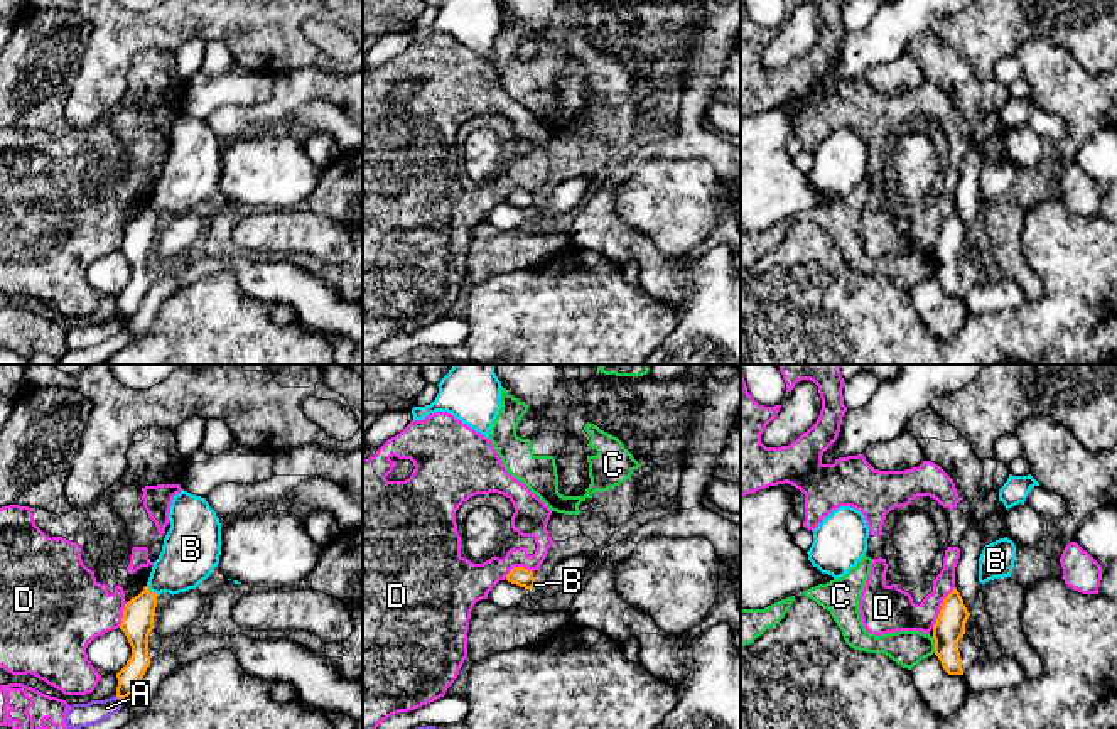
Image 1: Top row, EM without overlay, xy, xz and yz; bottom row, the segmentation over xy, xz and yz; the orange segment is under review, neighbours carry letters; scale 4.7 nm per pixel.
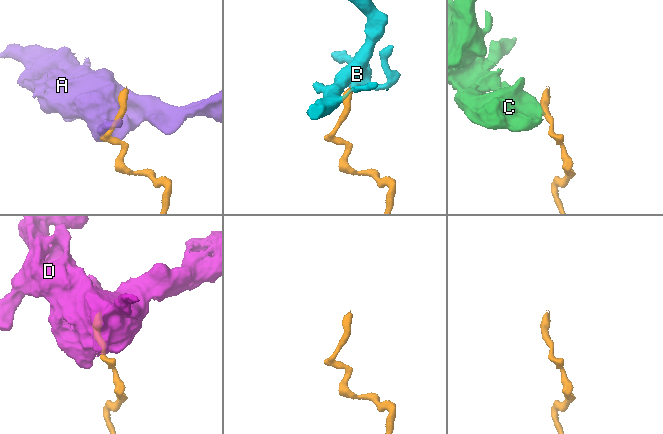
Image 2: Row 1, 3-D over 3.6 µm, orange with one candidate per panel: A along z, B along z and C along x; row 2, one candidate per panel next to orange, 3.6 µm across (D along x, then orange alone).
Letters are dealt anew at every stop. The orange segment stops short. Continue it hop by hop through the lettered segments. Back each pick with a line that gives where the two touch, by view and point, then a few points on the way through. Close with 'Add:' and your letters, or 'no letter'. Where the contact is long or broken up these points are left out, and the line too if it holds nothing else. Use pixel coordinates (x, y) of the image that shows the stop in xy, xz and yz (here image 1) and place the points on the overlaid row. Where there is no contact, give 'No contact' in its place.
B: Touches orange at xy (151, 591). Path across: xy (137, 623), (139, 611), (151, 591), (188, 557)
Add: B

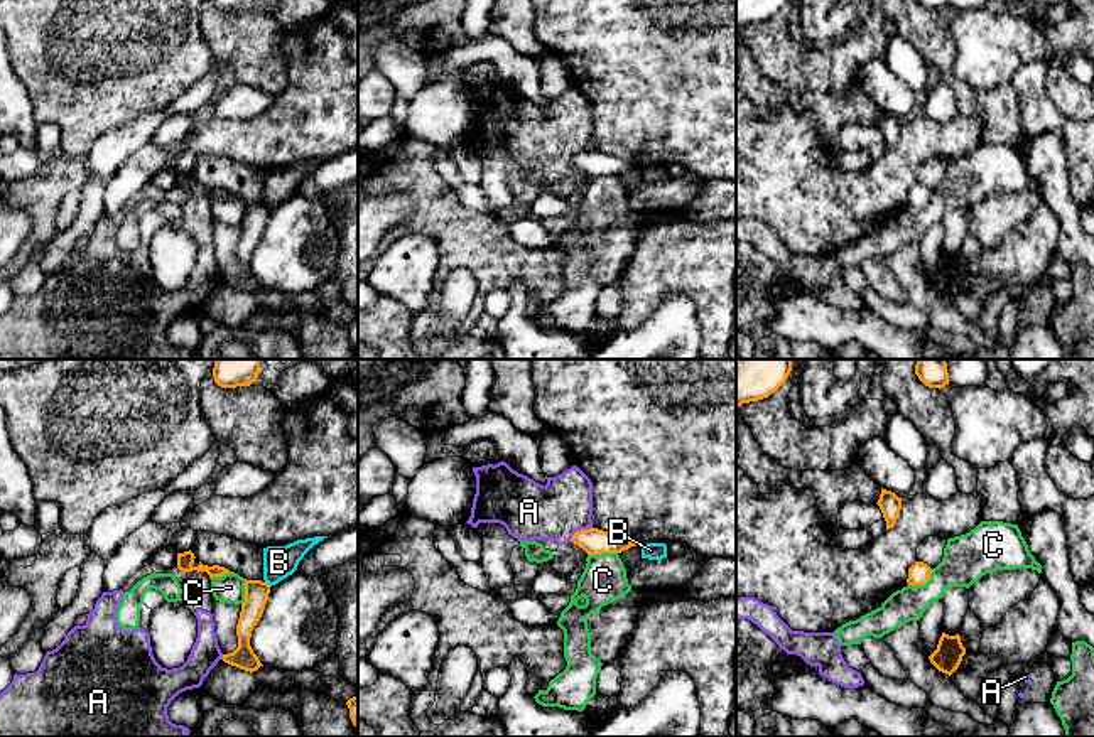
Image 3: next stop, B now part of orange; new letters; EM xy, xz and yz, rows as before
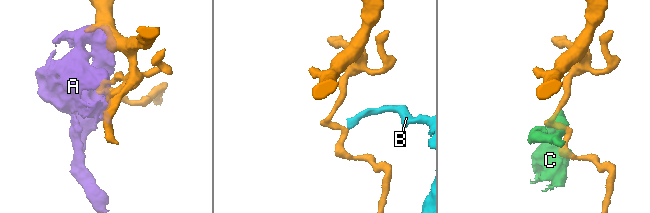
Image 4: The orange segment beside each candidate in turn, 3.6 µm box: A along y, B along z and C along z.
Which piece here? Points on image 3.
Add: no letter

